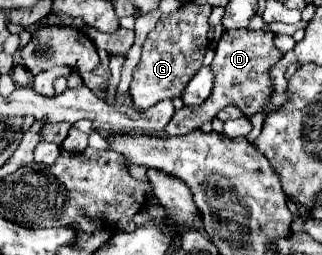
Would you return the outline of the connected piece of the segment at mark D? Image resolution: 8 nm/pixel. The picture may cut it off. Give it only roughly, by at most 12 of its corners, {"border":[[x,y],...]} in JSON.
{"border":[[225,31],[211,63],[213,93],[175,111],[187,135],[227,105],[245,117],[269,101],[283,53],[271,31]]}

